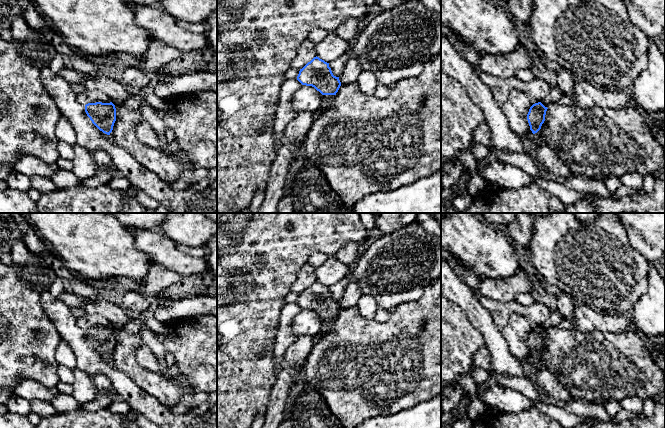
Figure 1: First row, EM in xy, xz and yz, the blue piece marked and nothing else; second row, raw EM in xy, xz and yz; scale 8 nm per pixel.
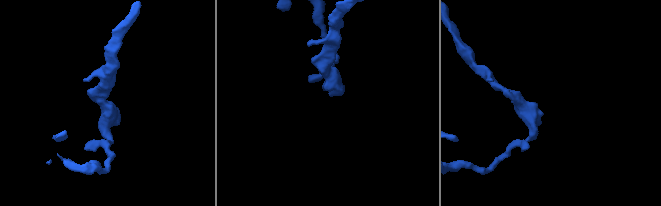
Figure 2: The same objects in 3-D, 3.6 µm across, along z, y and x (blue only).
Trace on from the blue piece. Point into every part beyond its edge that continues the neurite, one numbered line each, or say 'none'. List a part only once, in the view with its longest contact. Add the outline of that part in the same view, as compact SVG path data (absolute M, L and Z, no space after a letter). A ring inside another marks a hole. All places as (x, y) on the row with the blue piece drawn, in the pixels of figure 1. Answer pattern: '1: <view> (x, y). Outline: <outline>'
1: xy (88, 96). Outline: M85 90L84 92L77 95L77 100L84 106L88 103L110 103L111 99L102 92Z

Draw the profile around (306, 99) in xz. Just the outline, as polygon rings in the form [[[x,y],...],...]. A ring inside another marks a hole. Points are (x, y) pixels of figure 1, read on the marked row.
[[[302,85],[293,95],[291,106],[297,112],[313,113],[321,106],[322,94],[312,86]]]

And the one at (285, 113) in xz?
[[[297,78],[285,80],[281,86],[279,104],[273,127],[276,151],[281,148],[287,123],[297,115],[297,112],[291,106],[291,101],[293,95],[301,86],[302,84]]]

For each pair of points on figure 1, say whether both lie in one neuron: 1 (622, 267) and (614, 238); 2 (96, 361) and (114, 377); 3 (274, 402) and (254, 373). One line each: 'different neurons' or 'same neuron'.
1: same neuron
2: same neuron
3: different neurons

